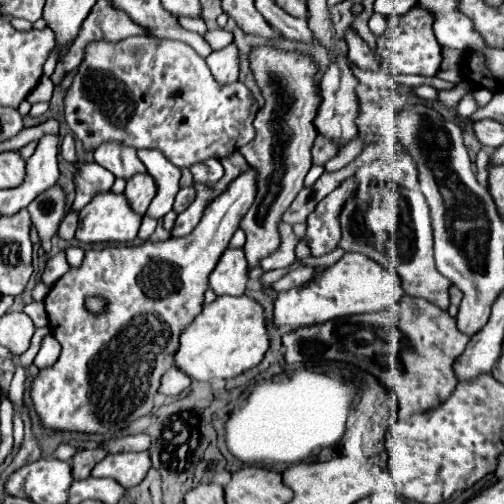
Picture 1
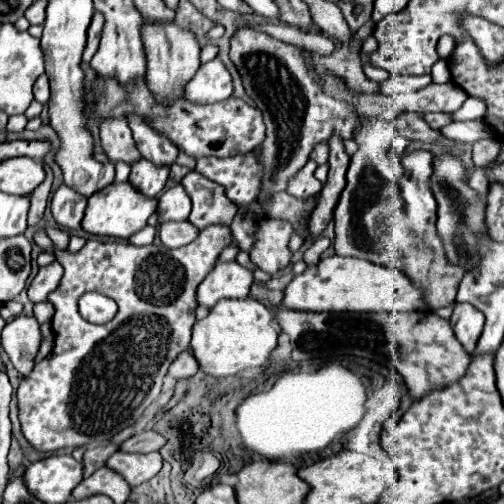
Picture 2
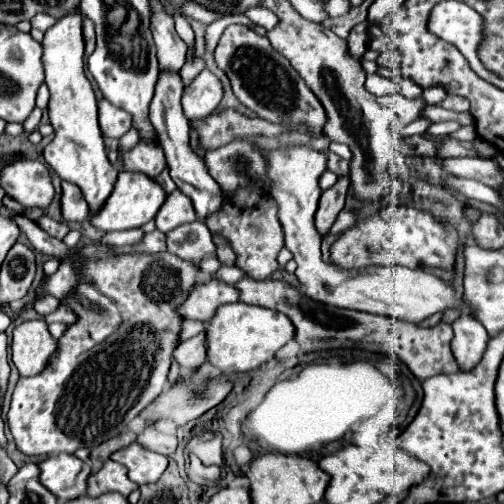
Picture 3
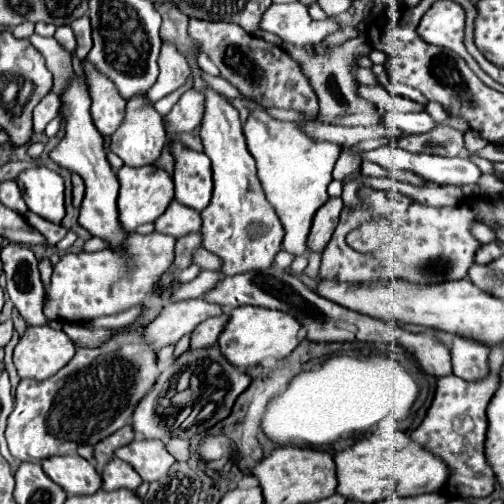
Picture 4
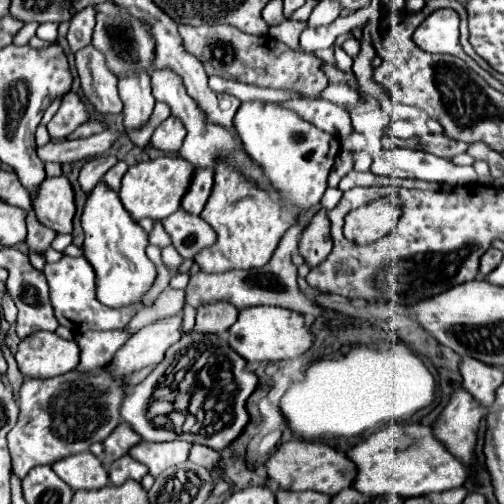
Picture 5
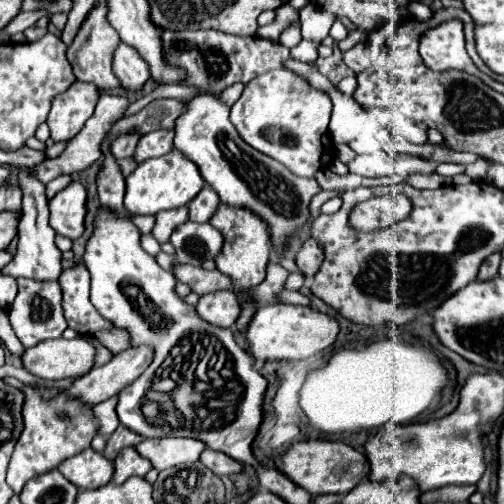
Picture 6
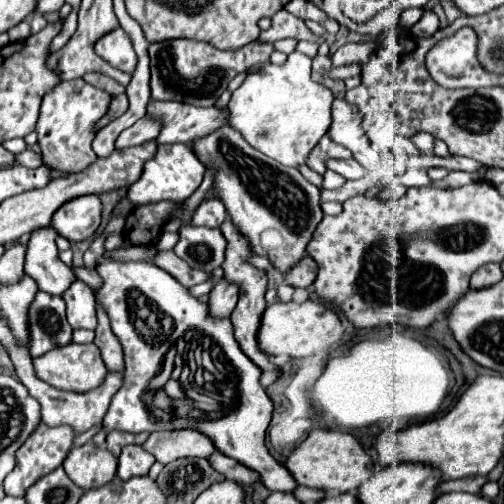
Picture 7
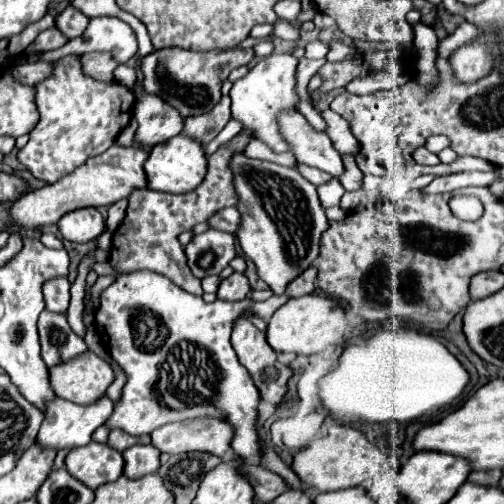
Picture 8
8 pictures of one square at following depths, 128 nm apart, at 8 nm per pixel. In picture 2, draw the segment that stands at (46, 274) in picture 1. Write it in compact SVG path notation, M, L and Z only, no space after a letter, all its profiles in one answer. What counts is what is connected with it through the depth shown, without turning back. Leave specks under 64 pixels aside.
M46 228L46 233L56 248L60 250L67 249L70 239L68 232L64 232L64 230L60 230L60 228Z

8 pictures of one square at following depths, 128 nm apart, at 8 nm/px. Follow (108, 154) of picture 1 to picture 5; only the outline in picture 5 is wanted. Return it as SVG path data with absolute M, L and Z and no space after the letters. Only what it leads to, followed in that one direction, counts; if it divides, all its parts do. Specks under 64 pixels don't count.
M92 44L76 52L76 70L82 82L86 100L104 116L116 116L122 110L122 100L118 96L116 76L106 66L104 54Z

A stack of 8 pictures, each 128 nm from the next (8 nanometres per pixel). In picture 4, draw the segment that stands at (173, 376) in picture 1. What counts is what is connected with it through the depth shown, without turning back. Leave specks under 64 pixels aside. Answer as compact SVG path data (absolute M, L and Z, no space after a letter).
M220 314L220 316L212 316L212 318L204 320L202 324L198 324L196 330L192 332L190 348L206 348L206 346L216 344L226 322L228 322L228 314Z

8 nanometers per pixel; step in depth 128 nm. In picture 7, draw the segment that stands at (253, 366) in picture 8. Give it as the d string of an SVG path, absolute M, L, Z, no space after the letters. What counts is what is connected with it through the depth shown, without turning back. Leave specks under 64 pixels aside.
M226 220L226 222L220 226L220 230L222 230L222 234L224 234L226 242L228 242L226 260L224 260L224 264L222 264L222 268L224 268L224 278L226 278L228 282L234 282L234 284L240 286L240 300L238 300L238 304L236 304L232 316L230 316L230 318L232 318L232 324L234 324L236 342L238 342L238 346L242 348L242 352L244 352L262 372L272 370L272 372L280 374L280 368L278 368L276 364L272 364L270 358L268 358L268 356L260 350L260 346L258 346L260 318L262 318L262 314L264 314L264 310L266 310L266 300L264 300L266 274L264 274L262 270L258 270L258 268L254 268L254 266L248 264L248 256L252 254L252 252L248 252L248 242L244 242L244 236L240 236L240 234L236 232L236 228L234 228L234 224L232 224L230 220Z

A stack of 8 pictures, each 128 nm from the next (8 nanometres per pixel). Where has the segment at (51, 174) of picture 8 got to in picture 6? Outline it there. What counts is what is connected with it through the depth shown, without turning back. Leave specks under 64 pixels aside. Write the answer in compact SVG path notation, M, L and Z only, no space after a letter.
M78 80L72 82L66 92L58 94L52 100L52 108L46 120L50 138L54 142L66 142L74 138L82 130L84 122L92 116L98 98L100 90L94 84Z

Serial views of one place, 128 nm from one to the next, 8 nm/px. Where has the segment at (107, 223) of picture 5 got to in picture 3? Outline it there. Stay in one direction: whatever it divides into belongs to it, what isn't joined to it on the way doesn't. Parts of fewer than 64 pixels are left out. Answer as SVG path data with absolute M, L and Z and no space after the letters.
M76 12L72 16L64 16L58 20L44 36L44 70L46 84L50 88L50 124L56 130L54 140L44 148L44 160L52 166L52 170L68 182L80 186L84 200L90 206L90 216L98 214L102 204L114 190L118 170L108 162L104 138L98 126L98 108L92 84L84 74L84 38L82 38L82 14Z

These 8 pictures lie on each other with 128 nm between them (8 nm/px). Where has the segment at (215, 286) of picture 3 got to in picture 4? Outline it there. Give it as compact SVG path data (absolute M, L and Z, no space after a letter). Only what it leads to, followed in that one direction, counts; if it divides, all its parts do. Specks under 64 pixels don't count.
M202 298L166 302L160 316L144 328L144 342L154 352L158 352L164 346L174 346L184 334L190 334L196 328L196 324L218 314L222 314L220 306L208 304Z

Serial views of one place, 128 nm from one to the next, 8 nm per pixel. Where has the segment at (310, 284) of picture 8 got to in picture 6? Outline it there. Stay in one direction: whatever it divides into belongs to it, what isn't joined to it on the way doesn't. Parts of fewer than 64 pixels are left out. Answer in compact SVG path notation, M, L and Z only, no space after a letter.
M306 238L306 242L302 244L302 248L296 254L296 266L306 278L312 278L318 272L322 258L324 258L324 252L322 252L320 244L316 244L316 240Z

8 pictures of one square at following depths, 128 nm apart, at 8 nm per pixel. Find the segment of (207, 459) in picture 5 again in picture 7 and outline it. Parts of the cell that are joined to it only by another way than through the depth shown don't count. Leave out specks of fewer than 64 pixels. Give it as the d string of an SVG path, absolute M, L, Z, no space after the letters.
M216 450L210 458L210 464L212 468L216 468L220 474L224 474L224 478L228 480L234 480L238 484L244 484L244 486L252 486L256 482L260 482L260 476L256 476L254 470L250 470L248 466L224 456L220 450Z

